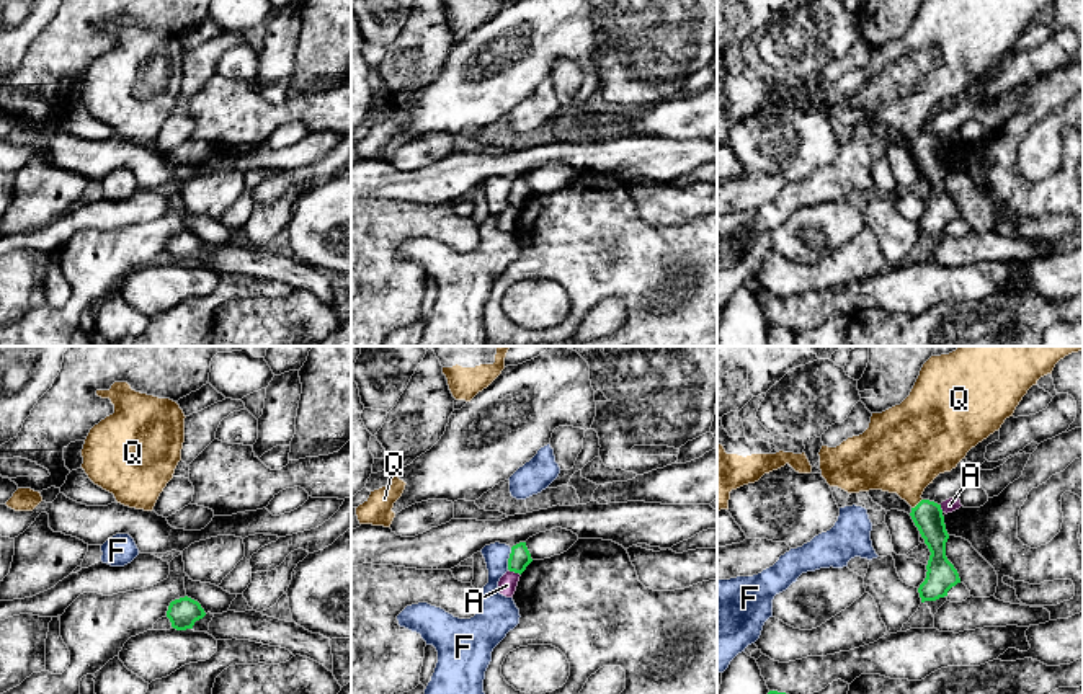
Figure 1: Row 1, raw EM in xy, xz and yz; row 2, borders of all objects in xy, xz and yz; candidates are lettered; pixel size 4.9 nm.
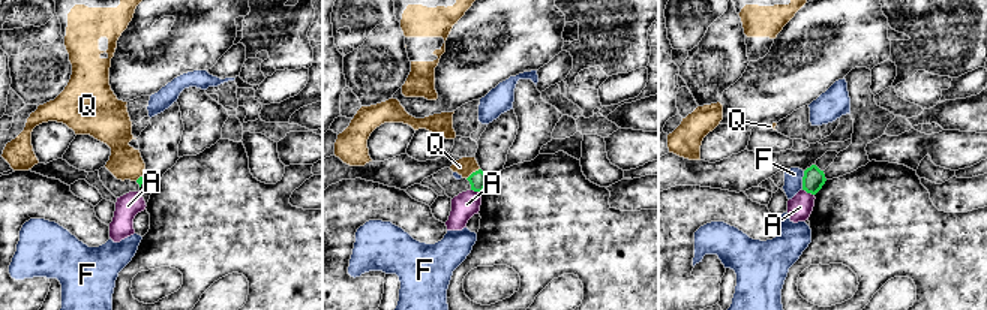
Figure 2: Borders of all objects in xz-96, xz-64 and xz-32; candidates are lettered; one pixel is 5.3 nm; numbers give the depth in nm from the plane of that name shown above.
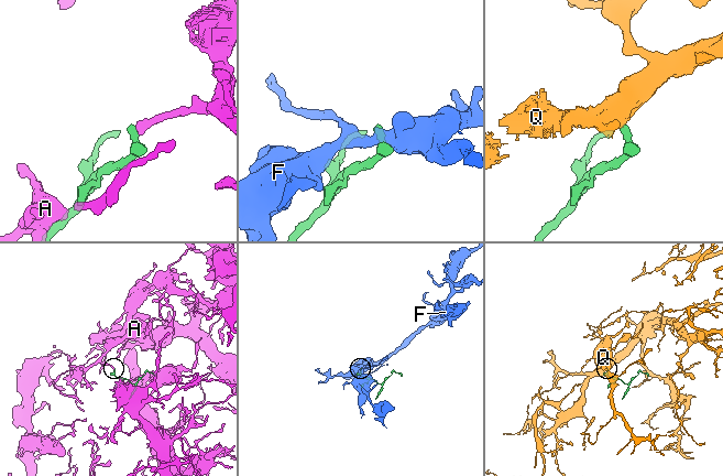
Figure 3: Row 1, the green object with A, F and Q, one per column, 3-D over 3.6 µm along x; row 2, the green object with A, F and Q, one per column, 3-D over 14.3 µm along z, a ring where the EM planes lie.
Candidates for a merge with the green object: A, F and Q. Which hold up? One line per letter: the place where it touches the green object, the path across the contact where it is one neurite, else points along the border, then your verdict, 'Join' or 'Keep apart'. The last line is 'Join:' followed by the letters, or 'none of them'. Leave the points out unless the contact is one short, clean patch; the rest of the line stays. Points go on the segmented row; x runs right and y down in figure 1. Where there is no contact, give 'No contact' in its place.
A: Touches green at xz (515, 572). Keep apart
F: Touches green at xz (508, 559). Boundary: xz (512, 547), (507, 569). Keep apart
Q: Touches green at yz (918, 503). Path across: yz (927, 515), (918, 503), (909, 485), (905, 454). Join
Join: Q

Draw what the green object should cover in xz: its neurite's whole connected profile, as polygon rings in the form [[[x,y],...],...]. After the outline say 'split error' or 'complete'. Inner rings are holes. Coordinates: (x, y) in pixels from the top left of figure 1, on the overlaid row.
[[[519,542],[511,547],[511,554],[508,558],[508,570],[515,573],[523,573],[526,567],[533,562],[531,554],[526,547],[526,542]]] | complete

